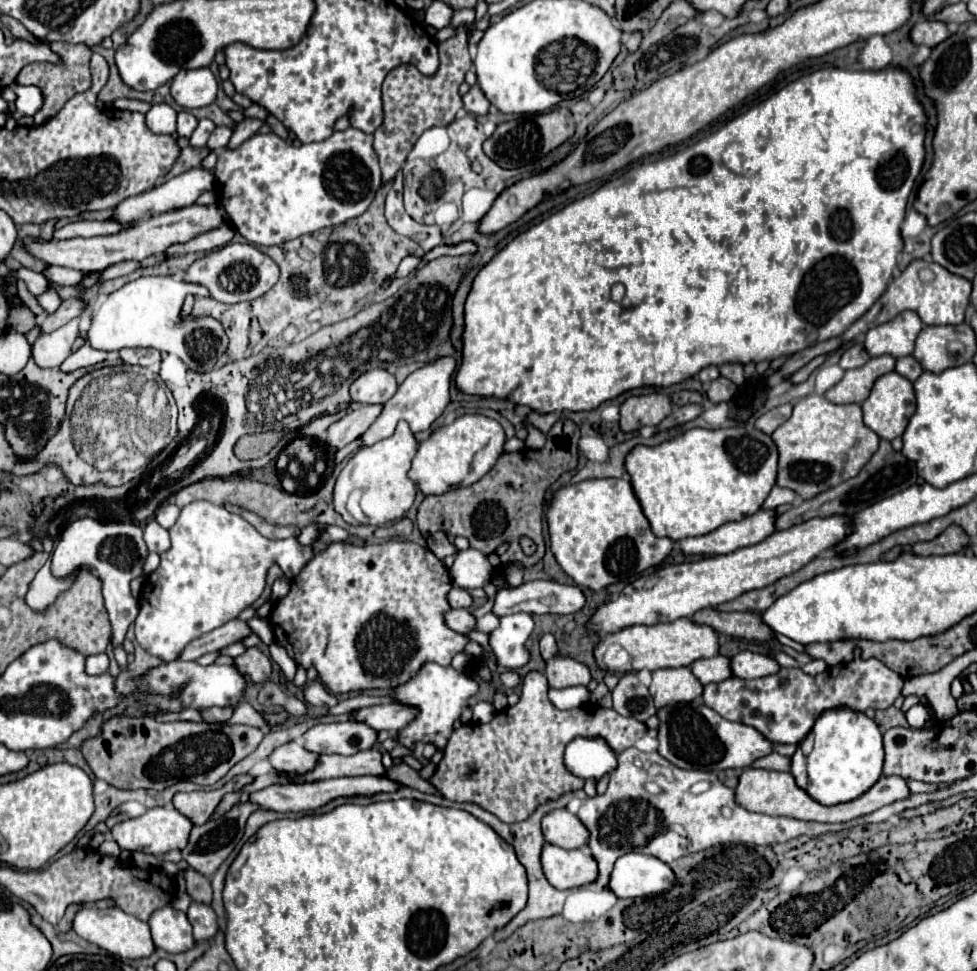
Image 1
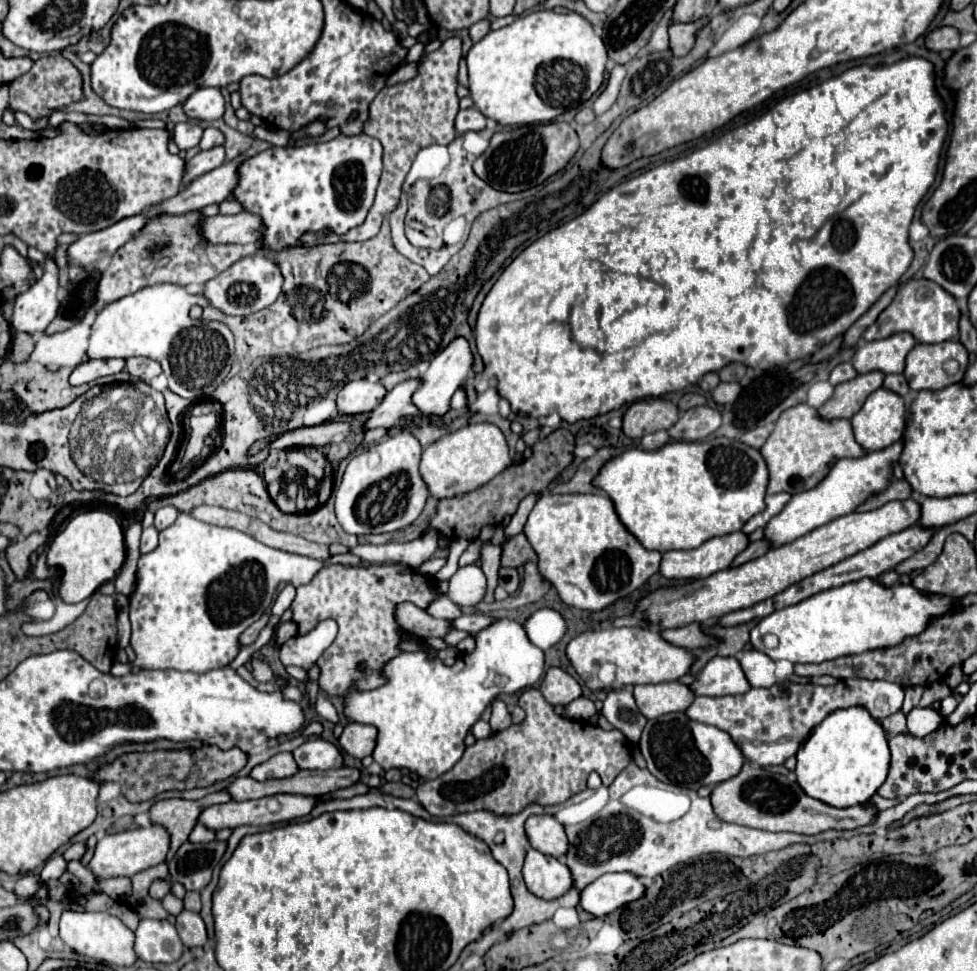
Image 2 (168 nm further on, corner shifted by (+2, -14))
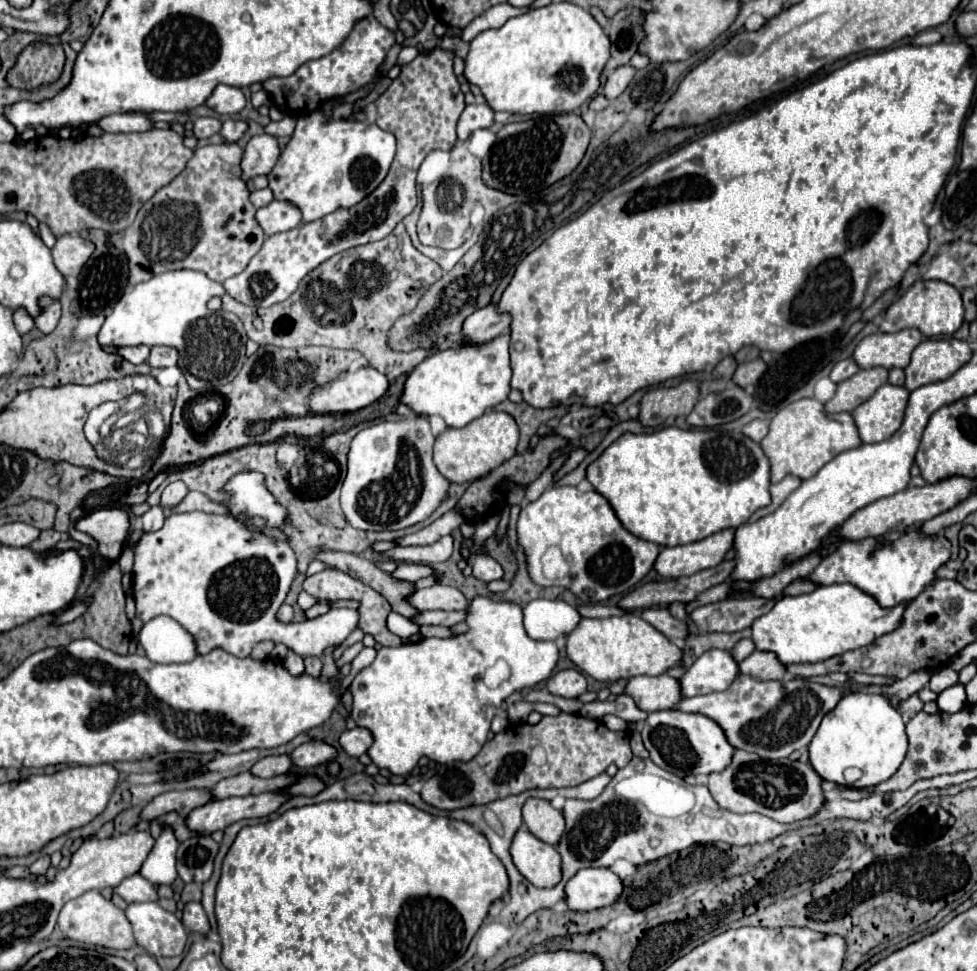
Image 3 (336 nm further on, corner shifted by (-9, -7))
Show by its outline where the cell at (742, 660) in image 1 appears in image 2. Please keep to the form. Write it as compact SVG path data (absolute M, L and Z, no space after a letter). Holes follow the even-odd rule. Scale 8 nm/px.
M712 657L700 673L694 675L690 683L690 691L700 697L722 697L722 695L736 695L746 693L750 689L740 663L734 657Z

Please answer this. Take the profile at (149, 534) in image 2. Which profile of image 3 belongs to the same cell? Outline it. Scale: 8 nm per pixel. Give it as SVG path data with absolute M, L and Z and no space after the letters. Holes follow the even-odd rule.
M153 506L149 512L141 516L141 524L145 532L157 532L159 528L163 528L163 522L165 522L165 514L161 506Z

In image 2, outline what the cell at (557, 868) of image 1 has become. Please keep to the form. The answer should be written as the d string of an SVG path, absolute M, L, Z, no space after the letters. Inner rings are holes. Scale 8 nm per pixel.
M526 847L522 875L528 891L540 899L556 899L564 895L572 883L572 873L564 863L532 847Z

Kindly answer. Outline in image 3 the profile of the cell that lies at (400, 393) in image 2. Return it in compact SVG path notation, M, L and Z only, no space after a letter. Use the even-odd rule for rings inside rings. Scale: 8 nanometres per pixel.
M509 334L495 338L483 346L459 344L437 356L425 358L405 382L401 404L409 406L419 416L441 416L447 426L461 428L483 416L487 410L507 400L511 382L509 364Z

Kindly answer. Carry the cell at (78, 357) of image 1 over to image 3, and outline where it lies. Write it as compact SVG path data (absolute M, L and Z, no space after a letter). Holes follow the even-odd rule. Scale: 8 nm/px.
M135 346L135 348L119 348L117 354L125 360L129 360L131 364L143 364L149 356L149 348L147 346Z

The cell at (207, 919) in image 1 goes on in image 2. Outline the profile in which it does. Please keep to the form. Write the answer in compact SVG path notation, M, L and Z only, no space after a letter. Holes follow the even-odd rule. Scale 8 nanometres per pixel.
M182 911L176 917L176 929L186 947L202 947L208 939L202 917L192 911Z

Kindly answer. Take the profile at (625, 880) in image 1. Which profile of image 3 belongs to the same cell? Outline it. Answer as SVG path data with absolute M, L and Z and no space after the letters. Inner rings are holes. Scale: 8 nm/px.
M585 868L565 886L567 906L577 912L611 906L623 892L623 880L609 868Z

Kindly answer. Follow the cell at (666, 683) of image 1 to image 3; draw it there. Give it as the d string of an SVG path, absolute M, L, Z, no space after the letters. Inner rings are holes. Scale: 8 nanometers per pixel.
M669 674L635 676L627 680L625 694L633 696L639 708L643 708L645 712L671 710L683 700L681 682L677 678L671 678Z

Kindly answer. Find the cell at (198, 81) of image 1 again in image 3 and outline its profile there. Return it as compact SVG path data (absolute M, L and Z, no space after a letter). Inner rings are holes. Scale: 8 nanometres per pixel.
M219 84L211 96L205 102L207 108L215 110L217 114L237 114L243 110L245 106L245 96L239 88L235 86L227 86L227 84Z

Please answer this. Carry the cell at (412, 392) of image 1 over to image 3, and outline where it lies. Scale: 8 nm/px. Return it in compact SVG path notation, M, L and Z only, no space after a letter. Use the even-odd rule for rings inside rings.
M493 304L487 308L481 308L479 312L473 312L465 322L461 330L461 344L487 344L495 340L497 336L509 332L511 318L507 314L499 314Z

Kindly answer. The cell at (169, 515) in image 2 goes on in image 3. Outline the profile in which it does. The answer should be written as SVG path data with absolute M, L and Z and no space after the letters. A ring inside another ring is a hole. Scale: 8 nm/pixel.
M171 482L165 490L163 490L163 496L161 496L161 506L163 510L171 512L175 506L181 504L181 500L187 496L187 486L183 482Z

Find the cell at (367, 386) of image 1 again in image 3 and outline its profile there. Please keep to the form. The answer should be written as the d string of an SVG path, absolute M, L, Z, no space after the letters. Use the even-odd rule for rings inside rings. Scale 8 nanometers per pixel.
M375 368L347 372L311 394L311 410L313 414L355 412L377 402L387 392L387 388L387 376Z

